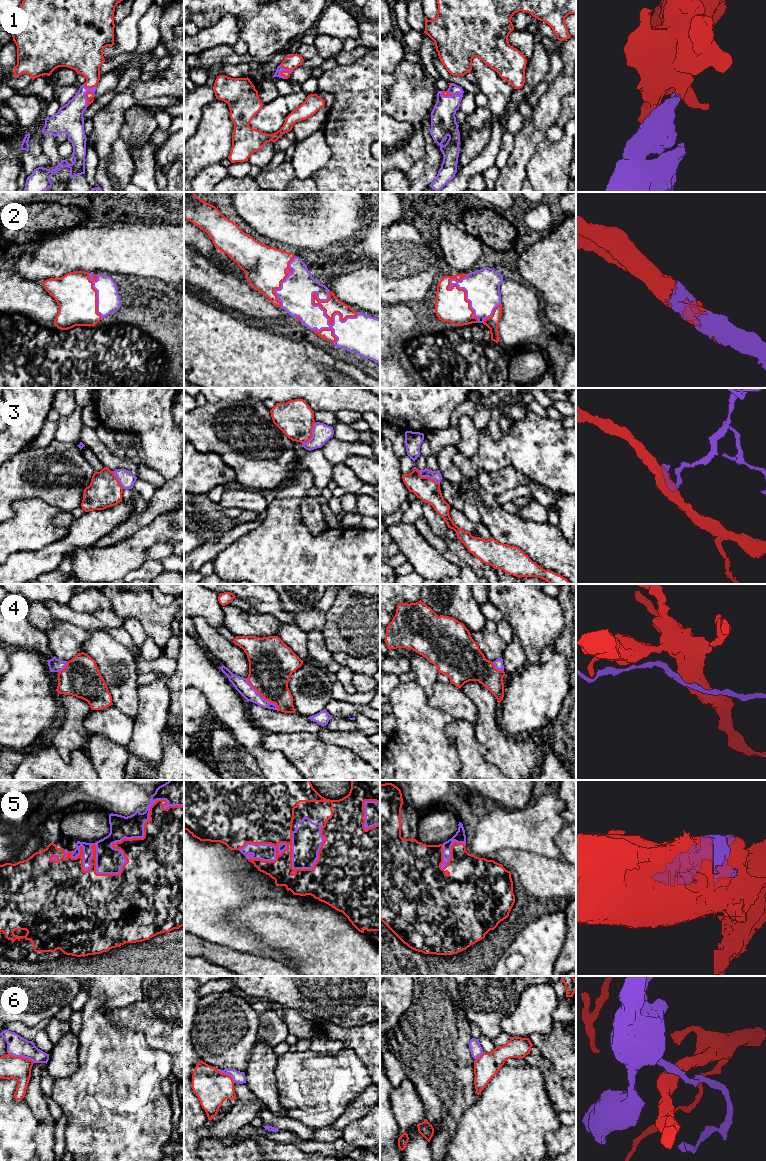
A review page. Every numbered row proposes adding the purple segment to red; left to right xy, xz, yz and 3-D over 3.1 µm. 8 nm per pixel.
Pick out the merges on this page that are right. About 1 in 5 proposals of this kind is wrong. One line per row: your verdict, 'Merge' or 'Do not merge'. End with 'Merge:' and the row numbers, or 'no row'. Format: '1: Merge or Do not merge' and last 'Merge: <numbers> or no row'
1: Merge
2: Merge
3: Do not merge
4: Do not merge
5: Merge
6: Do not merge
Merge: 1, 2, 5

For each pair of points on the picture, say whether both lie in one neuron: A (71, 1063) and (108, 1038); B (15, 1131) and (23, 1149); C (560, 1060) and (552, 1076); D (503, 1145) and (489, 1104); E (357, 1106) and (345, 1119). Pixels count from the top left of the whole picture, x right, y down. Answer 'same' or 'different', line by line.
A: different
B: same
C: different
D: same
E: same

